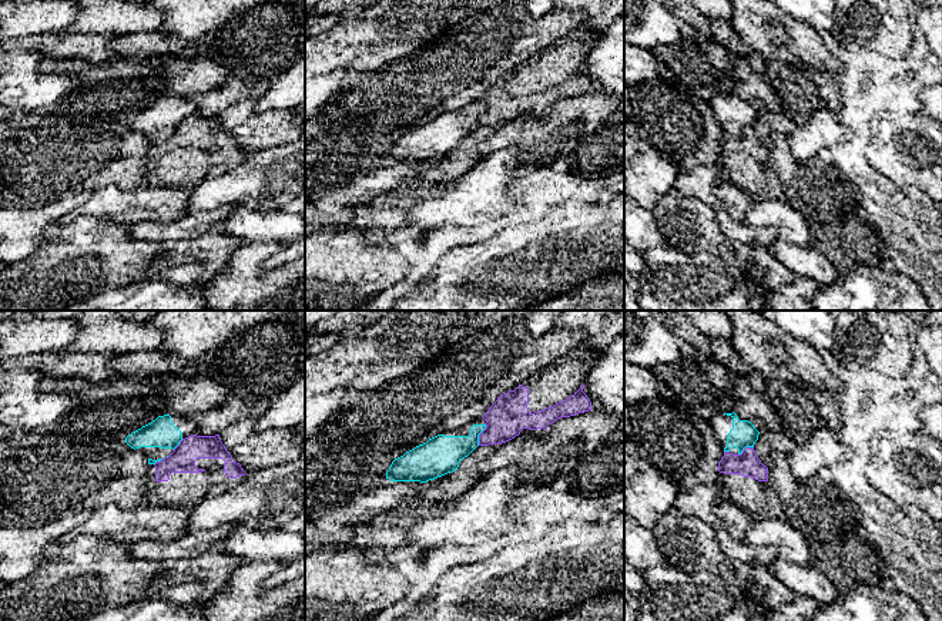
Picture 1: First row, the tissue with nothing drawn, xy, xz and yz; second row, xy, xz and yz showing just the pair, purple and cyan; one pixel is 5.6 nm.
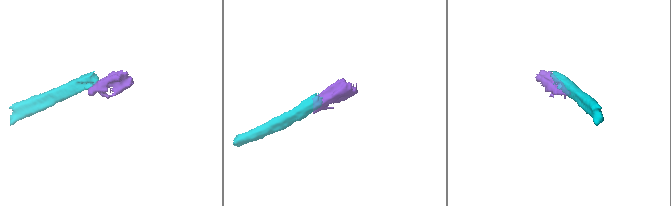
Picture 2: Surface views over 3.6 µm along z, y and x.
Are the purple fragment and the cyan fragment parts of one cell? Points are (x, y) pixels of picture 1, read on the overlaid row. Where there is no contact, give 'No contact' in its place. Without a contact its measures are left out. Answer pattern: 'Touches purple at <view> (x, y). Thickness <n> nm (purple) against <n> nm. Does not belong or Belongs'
Touches purple at xz (479, 435). Thickness 220 nm (purple) against 220 nm. Does not belong

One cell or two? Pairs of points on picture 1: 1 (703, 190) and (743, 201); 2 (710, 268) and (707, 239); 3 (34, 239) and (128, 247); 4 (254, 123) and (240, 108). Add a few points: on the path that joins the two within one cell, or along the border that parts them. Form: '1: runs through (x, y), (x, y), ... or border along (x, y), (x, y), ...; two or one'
1: runs through (713, 190), (733, 201); one
2: border along (676, 247), (687, 252), (708, 251), (733, 264); two
3: border along (42, 241), (26, 255); two
4: runs through (250, 121), (242, 113); one

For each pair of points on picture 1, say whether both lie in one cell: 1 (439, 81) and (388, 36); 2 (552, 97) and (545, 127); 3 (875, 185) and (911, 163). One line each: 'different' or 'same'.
1: different
2: different
3: different

